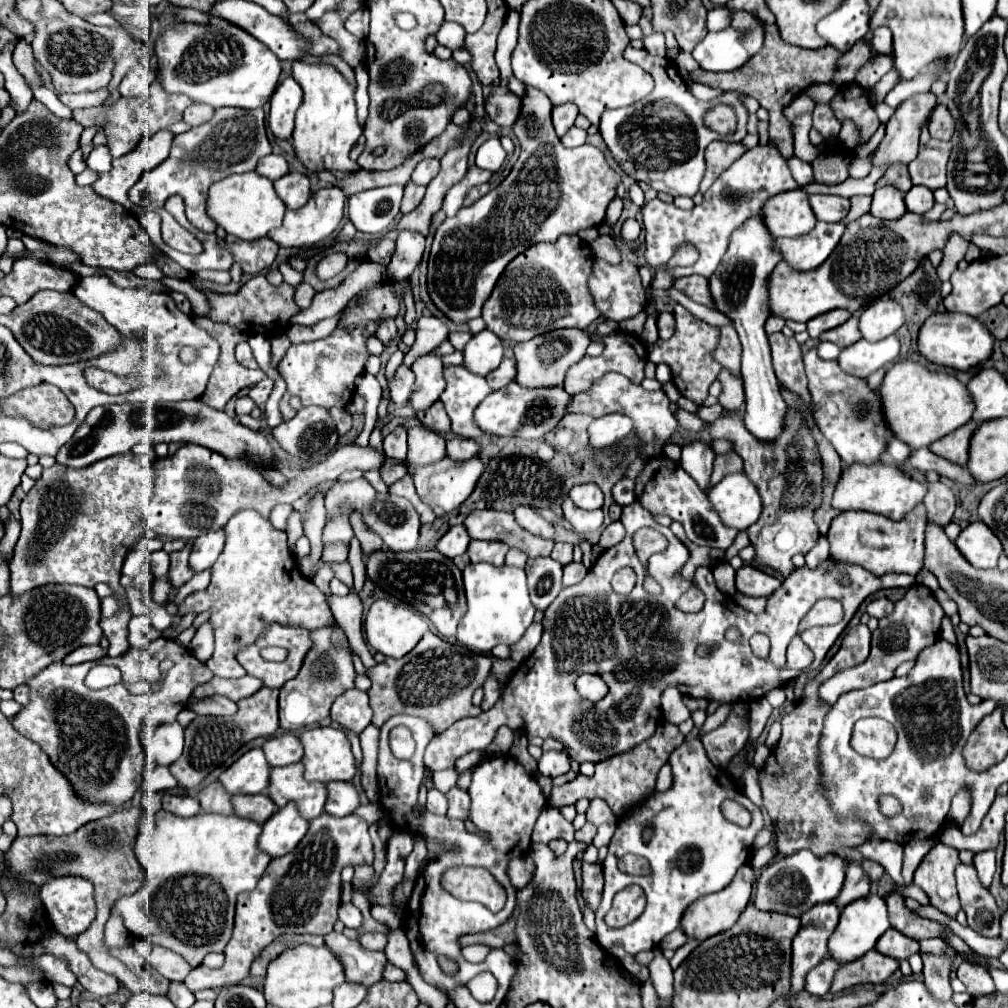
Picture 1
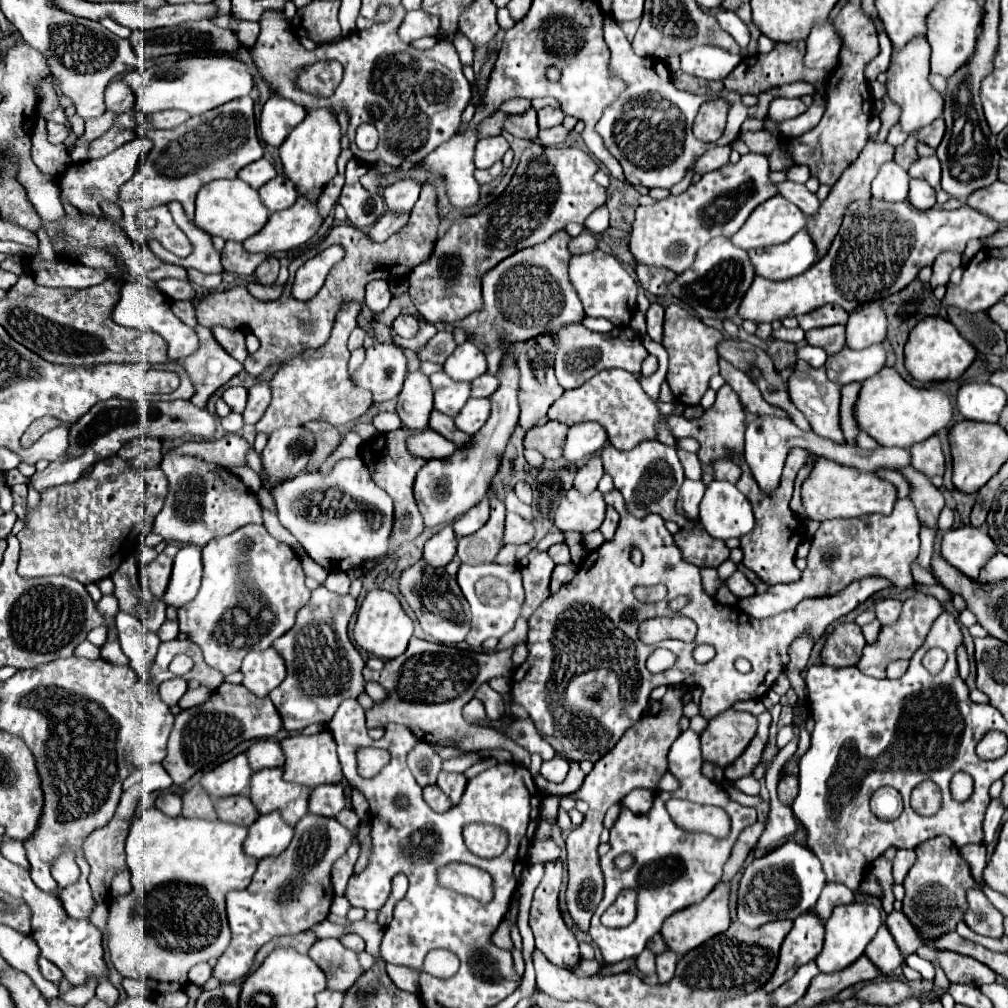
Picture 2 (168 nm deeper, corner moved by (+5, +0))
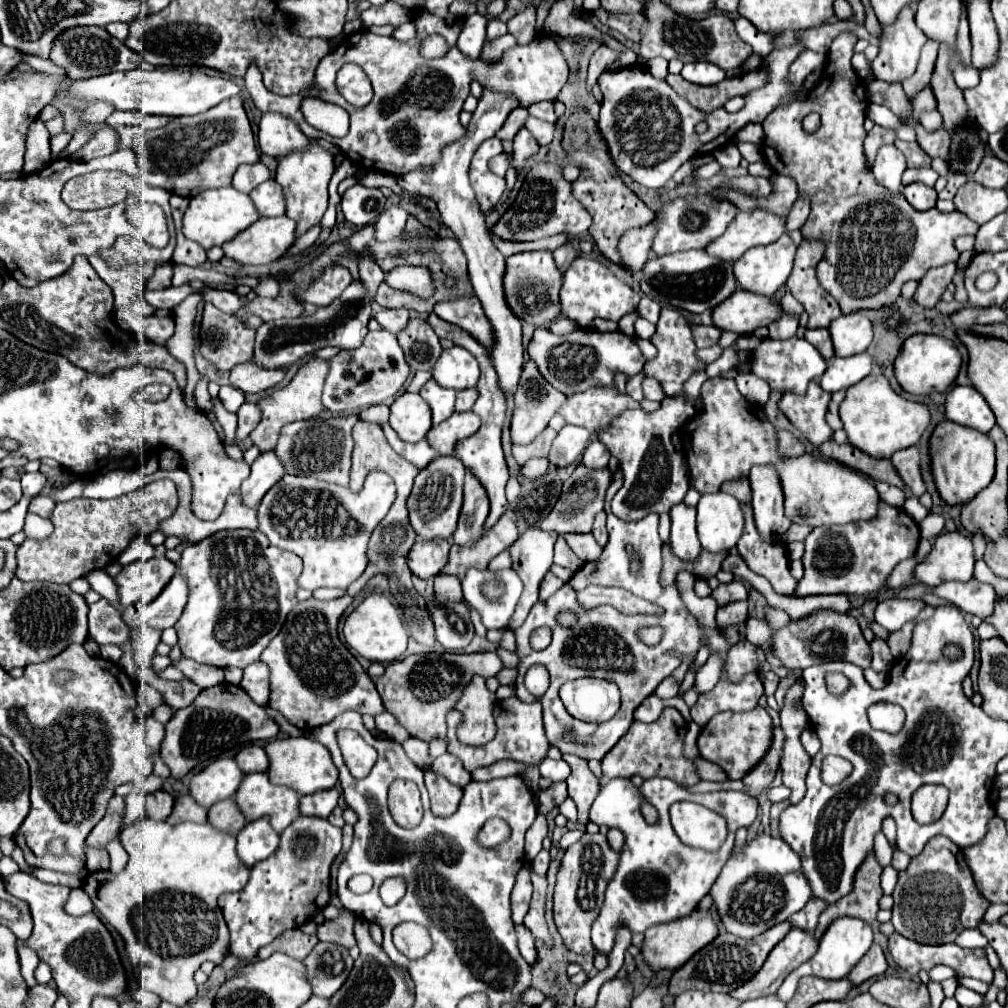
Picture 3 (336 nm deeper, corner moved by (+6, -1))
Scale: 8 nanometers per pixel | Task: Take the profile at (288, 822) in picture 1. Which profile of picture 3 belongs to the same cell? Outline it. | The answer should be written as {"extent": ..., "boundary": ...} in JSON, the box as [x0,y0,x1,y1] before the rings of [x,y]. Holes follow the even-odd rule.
{"extent":[237,817,279,867],"boundary":[[[267,817],[251,821],[237,833],[237,855],[247,867],[269,857],[279,845],[279,833],[273,831]]]}

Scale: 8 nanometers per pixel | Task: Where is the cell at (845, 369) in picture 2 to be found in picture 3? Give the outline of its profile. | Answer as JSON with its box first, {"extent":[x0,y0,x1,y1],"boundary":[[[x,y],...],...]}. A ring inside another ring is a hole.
{"extent":[819,353,873,393],"boundary":[[[859,353],[853,357],[845,357],[845,359],[833,357],[831,365],[819,379],[819,385],[827,393],[847,389],[859,383],[863,377],[867,377],[871,373],[871,367],[873,367],[873,359],[867,353]]]}

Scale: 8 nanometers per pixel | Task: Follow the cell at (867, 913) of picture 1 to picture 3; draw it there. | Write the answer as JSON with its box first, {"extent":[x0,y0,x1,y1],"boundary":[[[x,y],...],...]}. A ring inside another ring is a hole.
{"extent":[775,917,873,1001],"boundary":[[[843,917],[843,919],[837,919],[831,923],[831,927],[825,931],[825,935],[821,937],[819,941],[819,949],[817,953],[807,961],[803,963],[799,969],[795,969],[785,981],[783,985],[779,987],[779,991],[775,993],[777,999],[781,1001],[789,1001],[795,993],[795,987],[797,987],[797,981],[803,977],[803,975],[813,975],[813,977],[821,977],[821,979],[843,979],[851,973],[851,969],[861,961],[861,957],[869,951],[873,943],[873,929],[861,921],[861,919],[851,919],[851,917]]]}

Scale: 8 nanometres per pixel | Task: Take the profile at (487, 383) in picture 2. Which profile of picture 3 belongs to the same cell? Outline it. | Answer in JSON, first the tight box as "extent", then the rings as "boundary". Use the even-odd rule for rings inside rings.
{"extent":[455,389,477,411],"boundary":[[[465,389],[465,391],[459,391],[457,393],[457,403],[455,403],[455,411],[469,411],[473,407],[477,399],[477,391],[475,389]]]}

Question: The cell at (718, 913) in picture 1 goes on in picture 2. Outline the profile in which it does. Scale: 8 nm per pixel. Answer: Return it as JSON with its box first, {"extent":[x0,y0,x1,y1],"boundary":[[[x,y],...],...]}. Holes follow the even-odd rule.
{"extent":[660,882,732,956],"boundary":[[[720,882],[702,902],[698,902],[690,908],[684,908],[684,910],[672,914],[670,918],[666,918],[660,934],[666,940],[670,950],[684,956],[688,950],[700,946],[702,942],[710,940],[712,936],[726,932],[730,922],[732,922],[730,920],[730,882]]]}

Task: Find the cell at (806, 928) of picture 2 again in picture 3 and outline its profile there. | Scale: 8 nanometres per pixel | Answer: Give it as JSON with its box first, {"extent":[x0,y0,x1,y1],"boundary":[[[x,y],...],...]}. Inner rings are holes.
{"extent":[729,929,817,1001],"boundary":[[[791,929],[781,945],[769,953],[765,965],[753,975],[753,979],[745,981],[741,989],[735,989],[729,993],[737,1001],[749,1001],[765,995],[773,995],[779,985],[785,981],[785,977],[797,969],[801,963],[809,961],[817,951],[817,941],[813,939],[811,933],[801,931],[801,929]]]}

